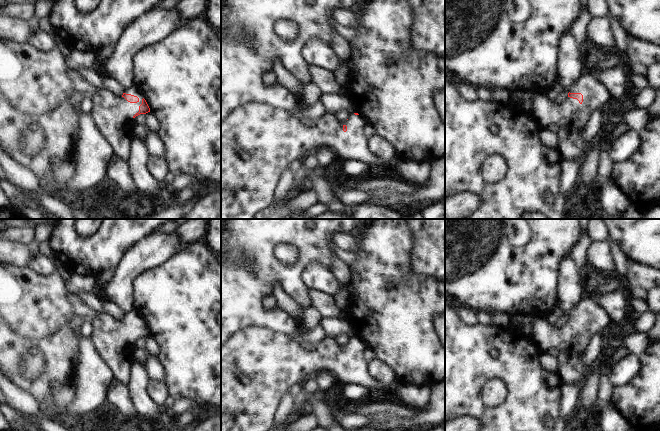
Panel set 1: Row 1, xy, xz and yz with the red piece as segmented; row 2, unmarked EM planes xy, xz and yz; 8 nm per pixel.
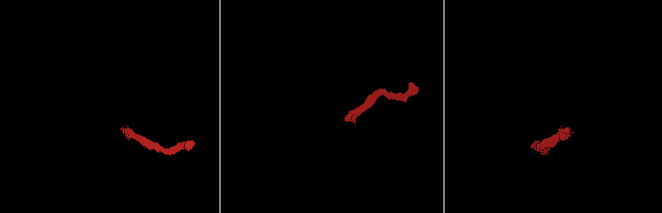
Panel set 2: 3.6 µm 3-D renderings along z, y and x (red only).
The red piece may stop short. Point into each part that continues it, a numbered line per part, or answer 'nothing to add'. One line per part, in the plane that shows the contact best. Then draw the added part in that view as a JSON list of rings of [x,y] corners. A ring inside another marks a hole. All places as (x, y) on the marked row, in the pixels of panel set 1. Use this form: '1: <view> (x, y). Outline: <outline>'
1: yz (570, 116). Outline: [[[591,74],[581,75],[579,80],[570,88],[569,92],[581,93],[583,95],[583,102],[580,104],[577,99],[566,97],[561,104],[555,104],[549,96],[539,93],[532,98],[531,113],[544,127],[556,125],[559,128],[559,132],[557,133],[560,140],[559,152],[564,160],[581,160],[585,151],[580,132],[594,111],[604,109],[605,103],[610,98],[610,94],[607,88]]]

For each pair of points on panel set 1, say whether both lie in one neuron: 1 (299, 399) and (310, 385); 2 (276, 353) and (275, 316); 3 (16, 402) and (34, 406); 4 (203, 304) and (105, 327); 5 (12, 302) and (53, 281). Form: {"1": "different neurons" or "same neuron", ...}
{"1": "same neuron", "2": "different neurons", "3": "same neuron", "4": "different neurons", "5": "same neuron"}

